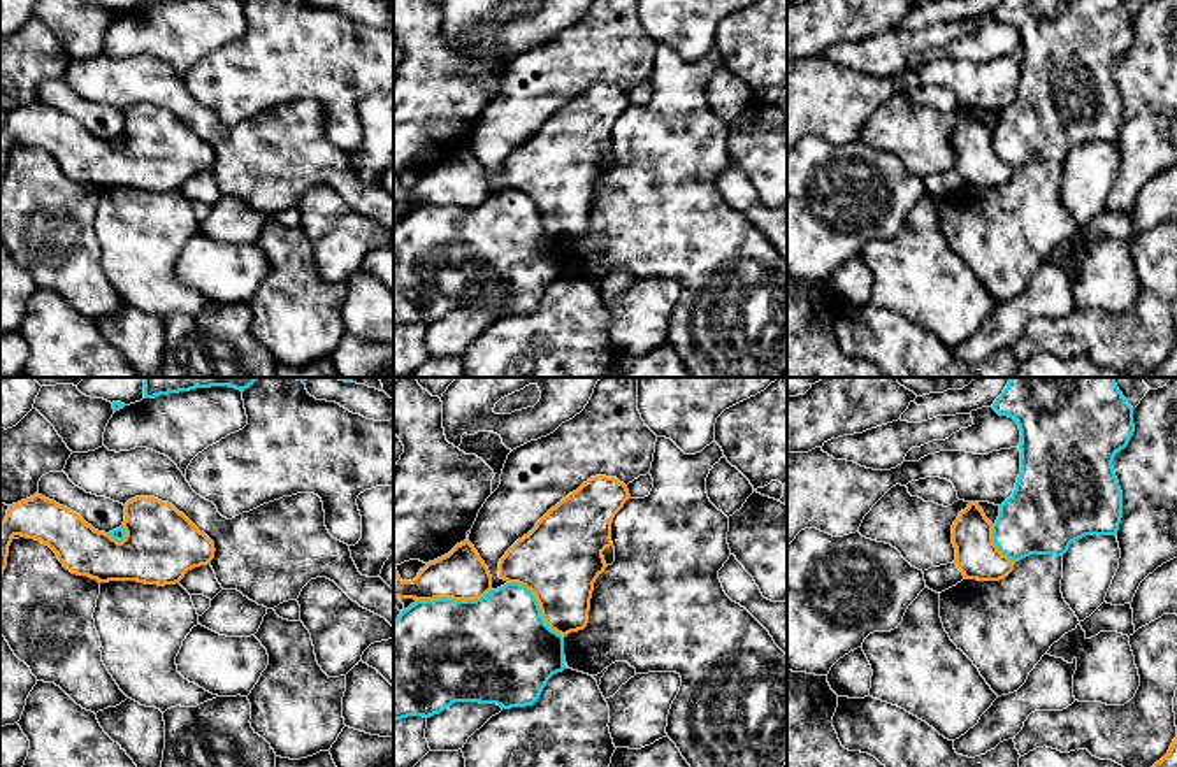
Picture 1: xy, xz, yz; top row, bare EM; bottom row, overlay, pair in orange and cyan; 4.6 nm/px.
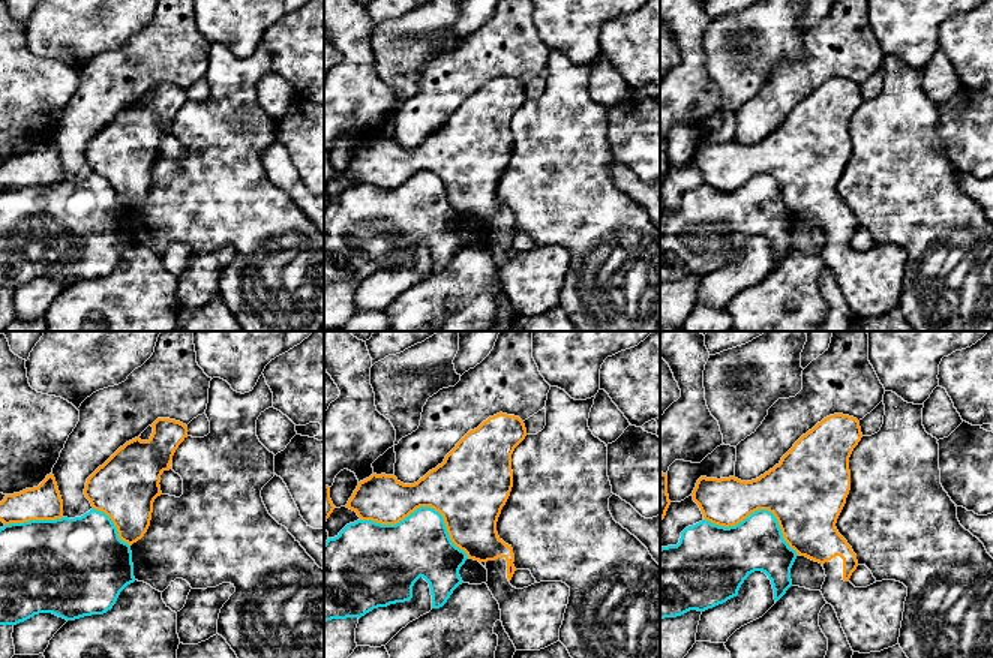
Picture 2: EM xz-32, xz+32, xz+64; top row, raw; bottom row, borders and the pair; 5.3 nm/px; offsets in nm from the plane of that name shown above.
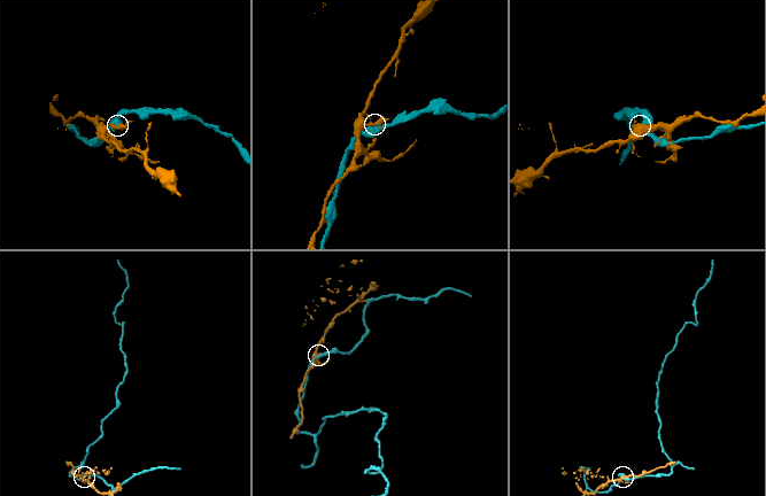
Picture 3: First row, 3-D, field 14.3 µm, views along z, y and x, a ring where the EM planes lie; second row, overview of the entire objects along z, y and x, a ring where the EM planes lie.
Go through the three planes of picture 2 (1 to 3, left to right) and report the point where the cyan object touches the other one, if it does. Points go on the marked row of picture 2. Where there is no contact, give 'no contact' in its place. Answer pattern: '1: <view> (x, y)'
1: xz-32 (33, 519)
2: xz+32 (423, 505)
3: xz+64 (759, 508)

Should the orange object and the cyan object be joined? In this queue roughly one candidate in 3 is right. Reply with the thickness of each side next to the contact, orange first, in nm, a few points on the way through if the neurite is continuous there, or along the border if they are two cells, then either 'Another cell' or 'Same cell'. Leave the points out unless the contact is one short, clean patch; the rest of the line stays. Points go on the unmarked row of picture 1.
Thickness 240 nm (orange) against 480 nm. Another cell

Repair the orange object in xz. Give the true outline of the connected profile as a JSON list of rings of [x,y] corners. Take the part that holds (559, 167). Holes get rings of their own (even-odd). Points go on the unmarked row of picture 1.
[[[590,84],[552,114],[499,168],[499,184],[531,197],[545,230],[562,244],[588,230],[594,190],[608,174],[603,158],[613,153],[611,130],[629,105],[627,93],[617,84]]]

